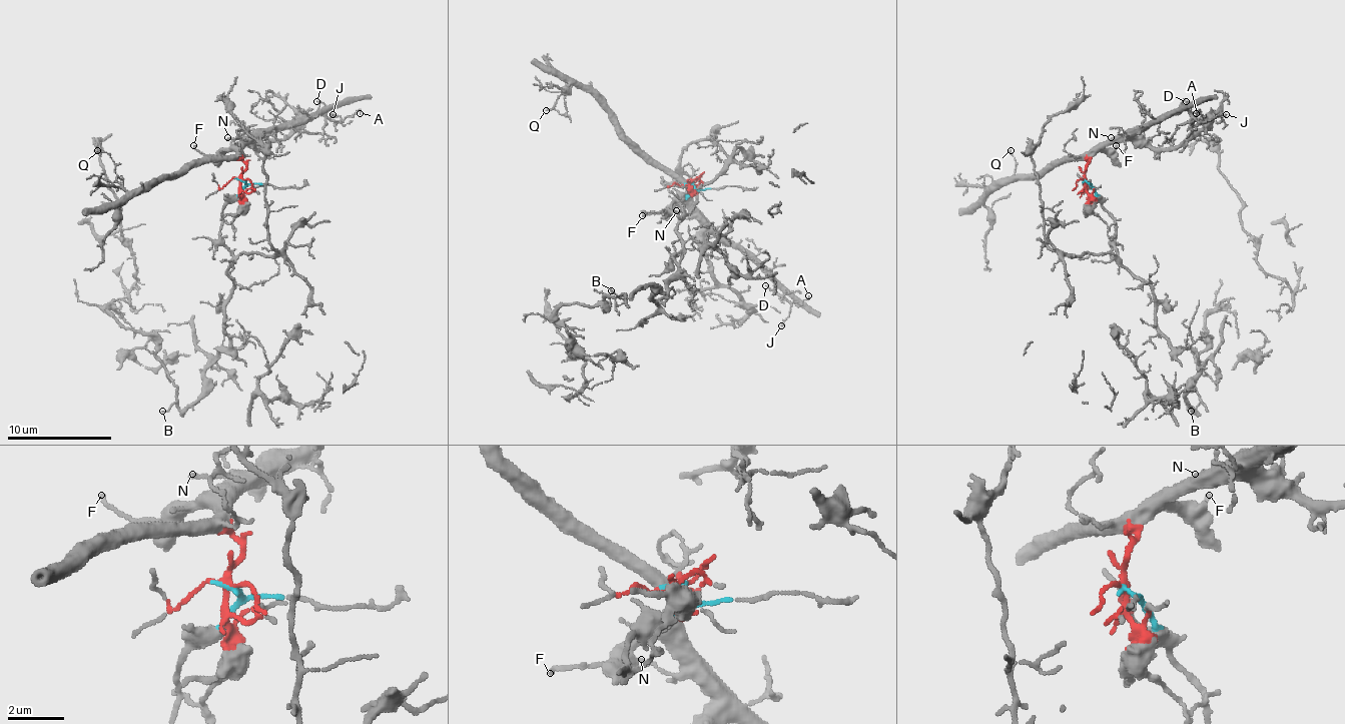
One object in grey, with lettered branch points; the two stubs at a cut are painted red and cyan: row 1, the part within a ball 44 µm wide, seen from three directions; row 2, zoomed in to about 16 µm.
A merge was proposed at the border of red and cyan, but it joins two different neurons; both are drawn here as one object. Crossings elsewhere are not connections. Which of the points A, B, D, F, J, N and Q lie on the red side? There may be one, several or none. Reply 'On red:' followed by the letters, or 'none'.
On red: A, D, F, J, N, Q

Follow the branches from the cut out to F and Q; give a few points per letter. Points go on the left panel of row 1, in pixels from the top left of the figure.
F: (240, 179), (245, 163), (232, 150), (214, 155), (193, 145)
Q: (240, 179), (245, 168), (240, 160), (193, 160), (133, 192), (117, 181), (114, 160), (96, 150)

